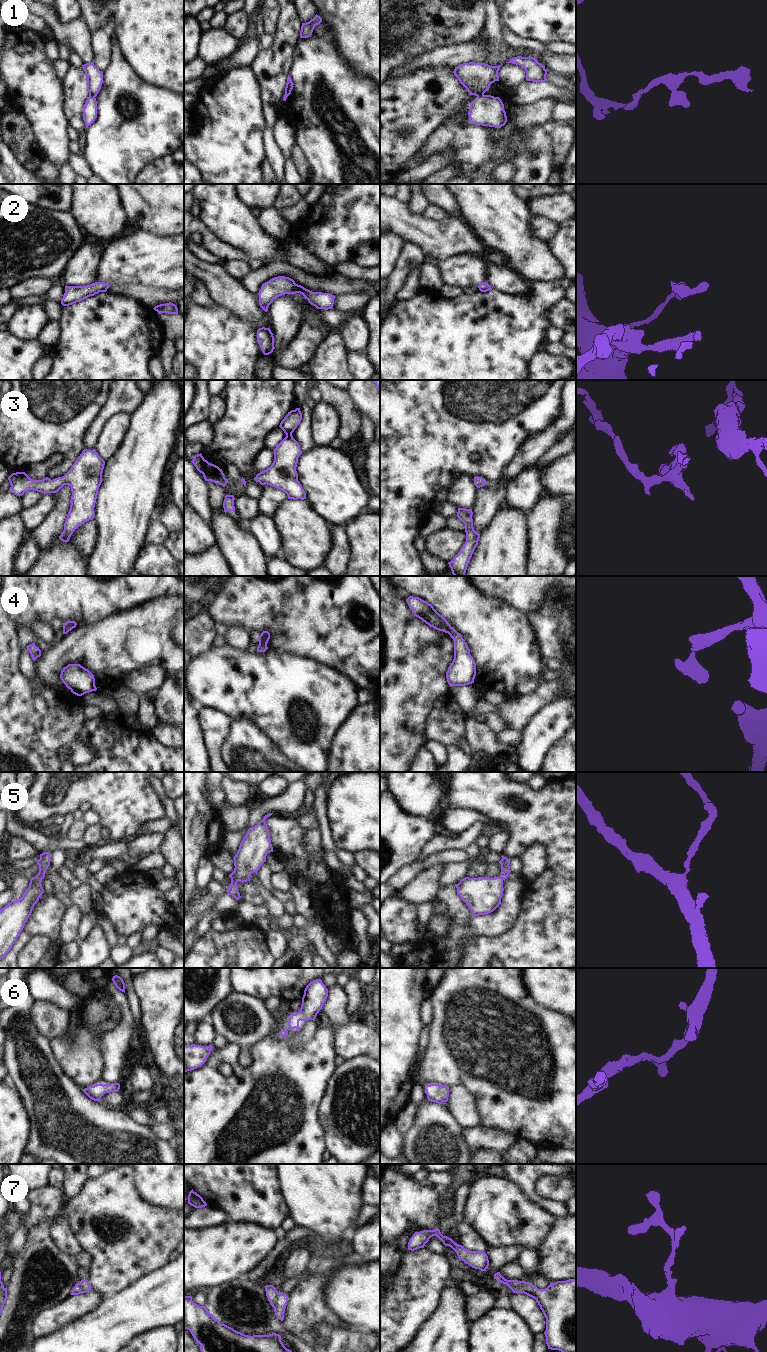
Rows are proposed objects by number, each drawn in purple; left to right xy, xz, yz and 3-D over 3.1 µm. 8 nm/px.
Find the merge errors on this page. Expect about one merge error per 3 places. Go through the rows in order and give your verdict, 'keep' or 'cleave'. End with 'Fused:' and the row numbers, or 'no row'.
1: cleave
2: keep
3: keep
4: keep
5: keep
6: keep
7: keep
Fused: 1

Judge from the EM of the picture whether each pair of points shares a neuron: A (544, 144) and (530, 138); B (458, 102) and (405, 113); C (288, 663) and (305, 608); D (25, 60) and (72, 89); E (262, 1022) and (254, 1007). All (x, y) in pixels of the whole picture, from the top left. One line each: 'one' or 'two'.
A: one
B: one
C: two
D: two
E: one

